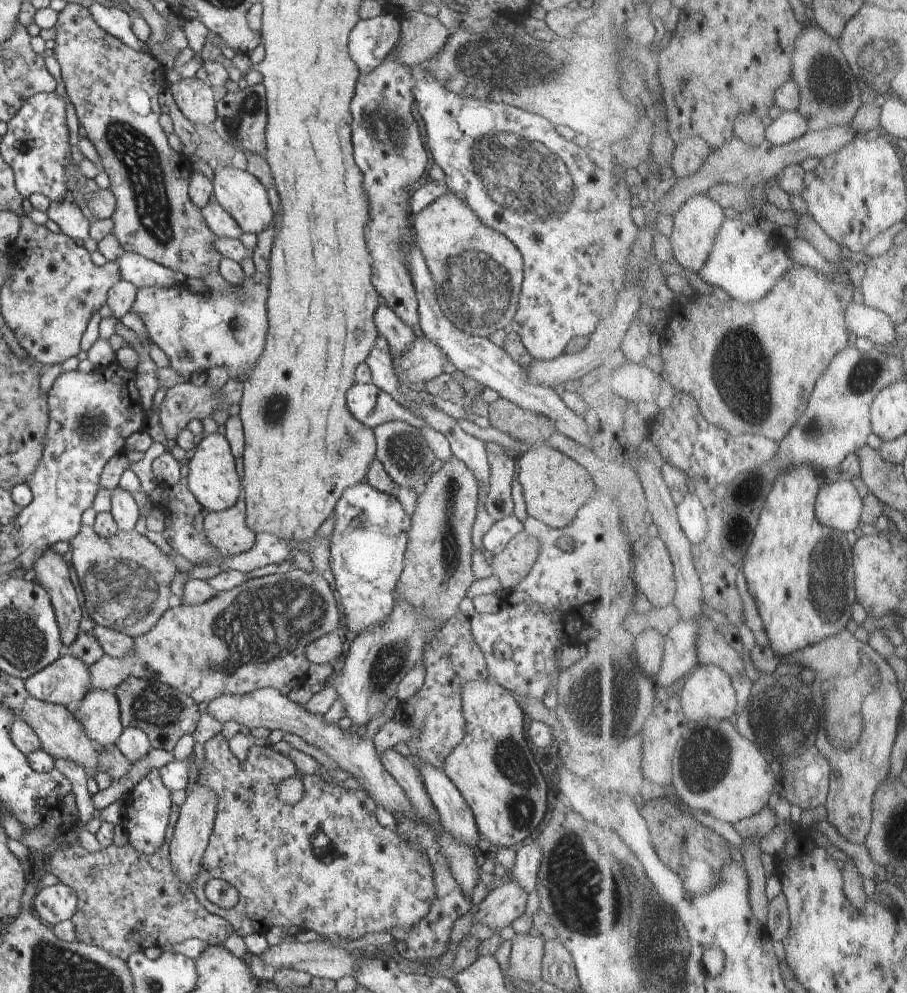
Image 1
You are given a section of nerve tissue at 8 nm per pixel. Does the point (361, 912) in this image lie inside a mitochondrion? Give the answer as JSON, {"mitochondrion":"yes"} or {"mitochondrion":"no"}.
{"mitochondrion":"no"}

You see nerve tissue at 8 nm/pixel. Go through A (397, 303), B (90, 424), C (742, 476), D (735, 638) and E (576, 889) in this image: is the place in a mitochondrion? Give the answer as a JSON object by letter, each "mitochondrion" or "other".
{"A":"other","B":"mitochondrion","C":"other","D":"other","E":"mitochondrion"}

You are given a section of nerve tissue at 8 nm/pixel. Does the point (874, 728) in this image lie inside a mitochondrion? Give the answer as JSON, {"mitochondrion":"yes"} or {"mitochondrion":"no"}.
{"mitochondrion":"no"}

